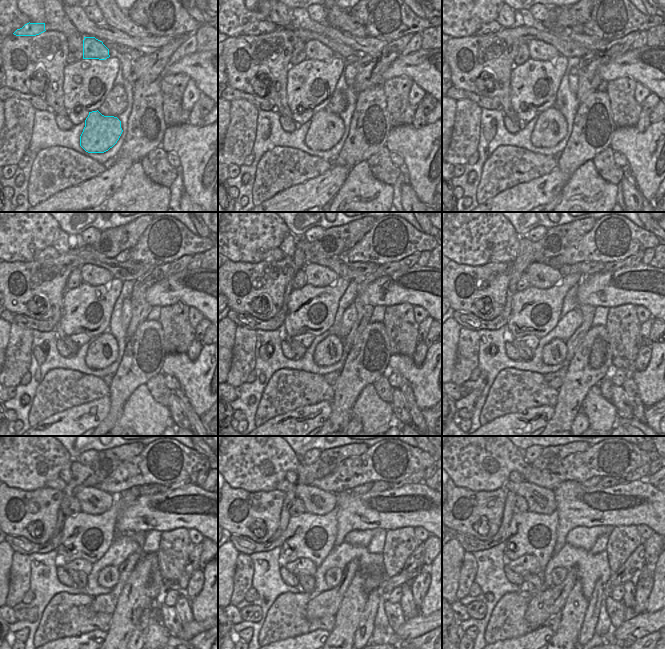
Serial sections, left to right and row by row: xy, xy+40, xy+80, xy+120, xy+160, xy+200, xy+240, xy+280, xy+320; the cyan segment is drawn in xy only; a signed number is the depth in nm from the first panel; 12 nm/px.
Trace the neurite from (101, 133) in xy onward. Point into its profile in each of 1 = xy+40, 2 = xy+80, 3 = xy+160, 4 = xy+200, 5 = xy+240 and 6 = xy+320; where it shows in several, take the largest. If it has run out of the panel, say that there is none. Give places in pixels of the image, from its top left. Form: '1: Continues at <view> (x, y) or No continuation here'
1: Continues at xy+40 (326, 129)
2: Continues at xy+80 (551, 127)
3: Continues at xy+160 (329, 351)
4: Continues at xy+200 (554, 353)
5: Continues at xy+240 (108, 576)
6: Continues at xy+320 (558, 574).

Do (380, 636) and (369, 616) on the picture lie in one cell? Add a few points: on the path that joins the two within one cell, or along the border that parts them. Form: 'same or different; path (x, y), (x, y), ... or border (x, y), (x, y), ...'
different; border (374, 627), (368, 638)

